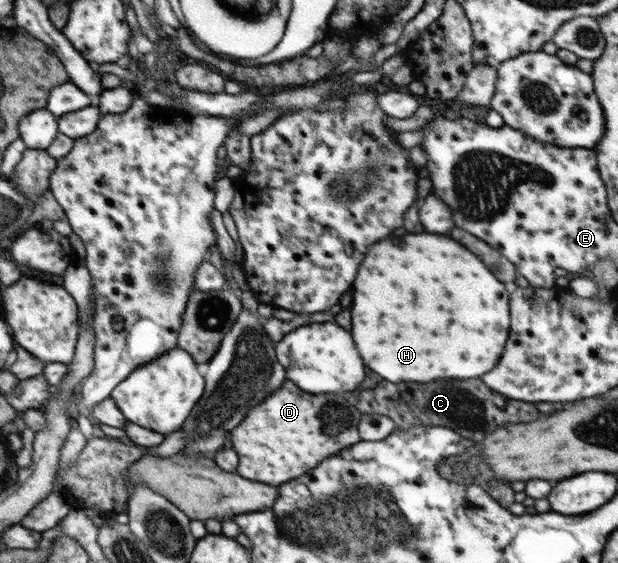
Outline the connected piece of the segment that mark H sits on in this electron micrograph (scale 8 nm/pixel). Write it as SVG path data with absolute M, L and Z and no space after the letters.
M423 232L423 234L405 234L401 238L387 238L387 240L373 244L369 248L365 260L359 266L359 272L357 272L357 278L353 284L353 308L351 308L353 328L351 328L351 334L353 334L353 340L357 344L357 350L359 350L359 356L363 358L363 362L373 372L377 372L379 376L383 376L389 382L433 382L439 378L457 378L457 380L479 378L497 366L497 362L505 350L510 334L510 293L511 287L505 288L475 254L471 254L467 248L463 248L459 242L455 242L447 236Z

